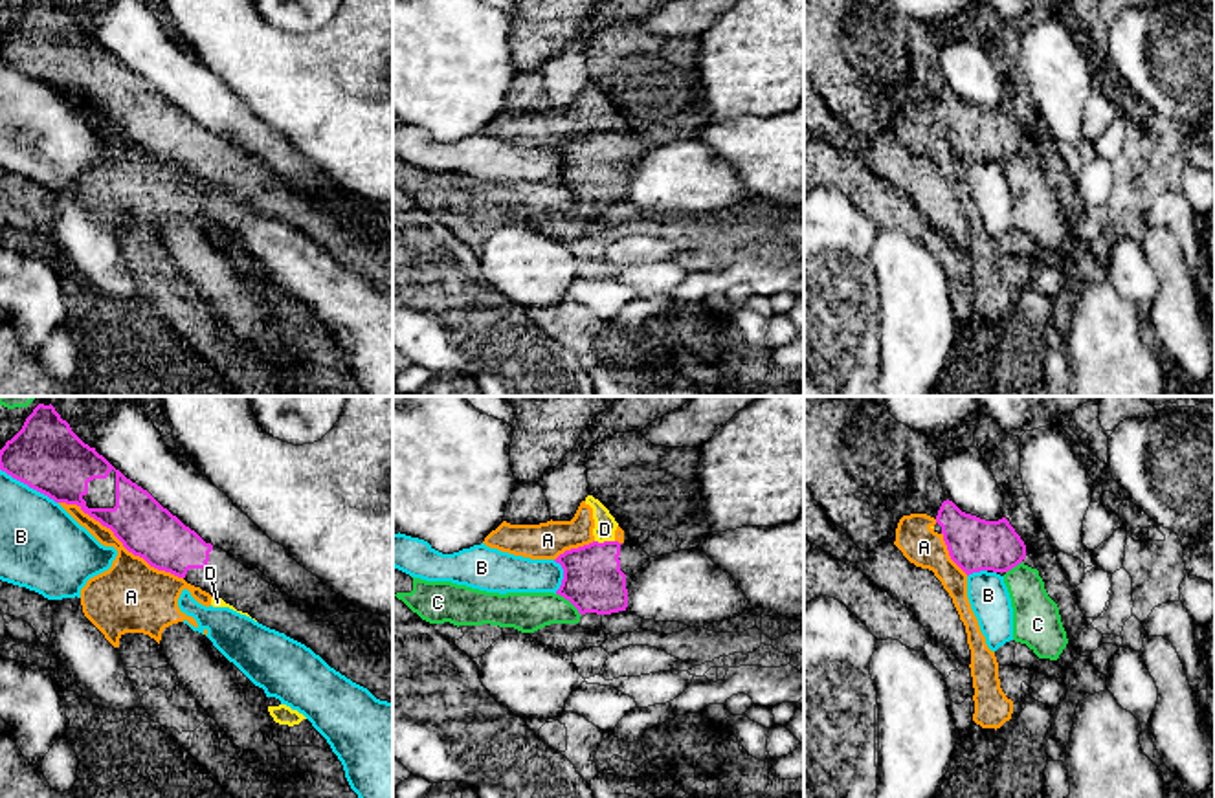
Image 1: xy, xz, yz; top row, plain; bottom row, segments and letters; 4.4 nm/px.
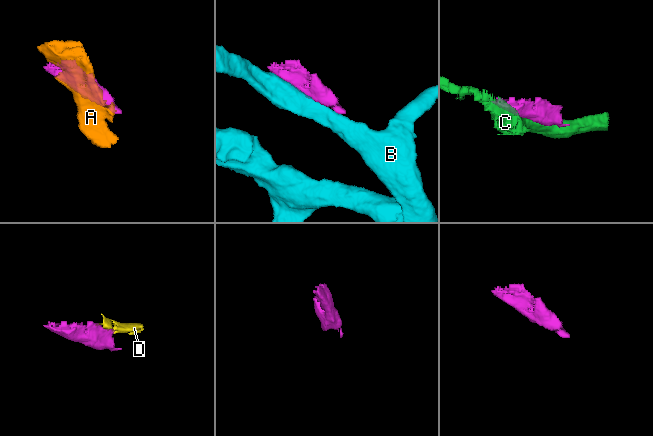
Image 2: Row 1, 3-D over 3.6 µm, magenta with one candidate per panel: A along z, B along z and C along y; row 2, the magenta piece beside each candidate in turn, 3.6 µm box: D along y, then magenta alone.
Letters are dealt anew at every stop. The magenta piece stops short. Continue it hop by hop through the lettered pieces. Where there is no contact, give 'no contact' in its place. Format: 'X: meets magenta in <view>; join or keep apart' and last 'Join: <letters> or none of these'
A: meets magenta in xy; keep apart
B: meets magenta in xy; keep apart
C: meets magenta in xz; keep apart
D: meets magenta in xz; keep apart
Join: none of these

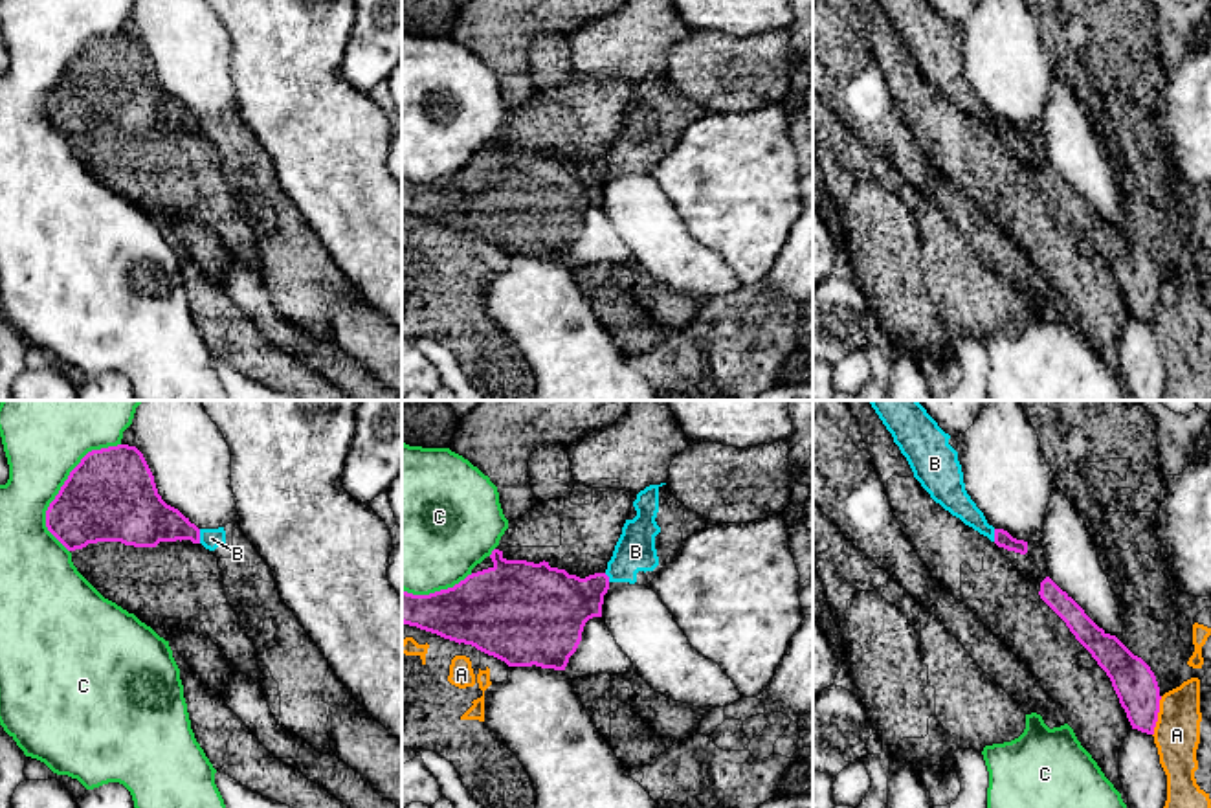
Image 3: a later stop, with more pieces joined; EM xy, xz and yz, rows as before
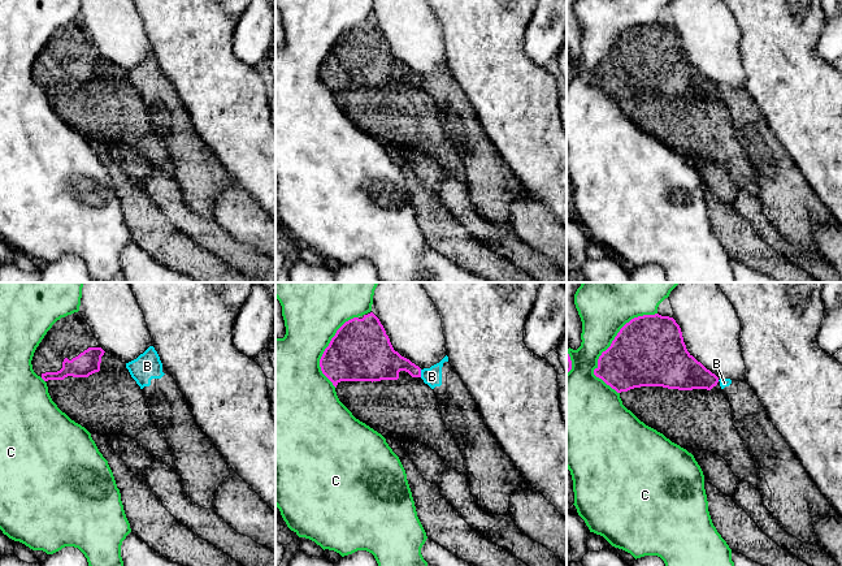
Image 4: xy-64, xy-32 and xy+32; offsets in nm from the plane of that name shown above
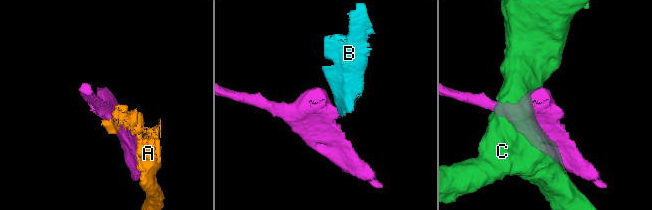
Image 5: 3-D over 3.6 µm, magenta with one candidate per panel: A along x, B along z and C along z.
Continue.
A: meets magenta in yz; keep apart
B: meets magenta in xy; keep apart
C: meets magenta in xy; keep apart
Join: none of these

